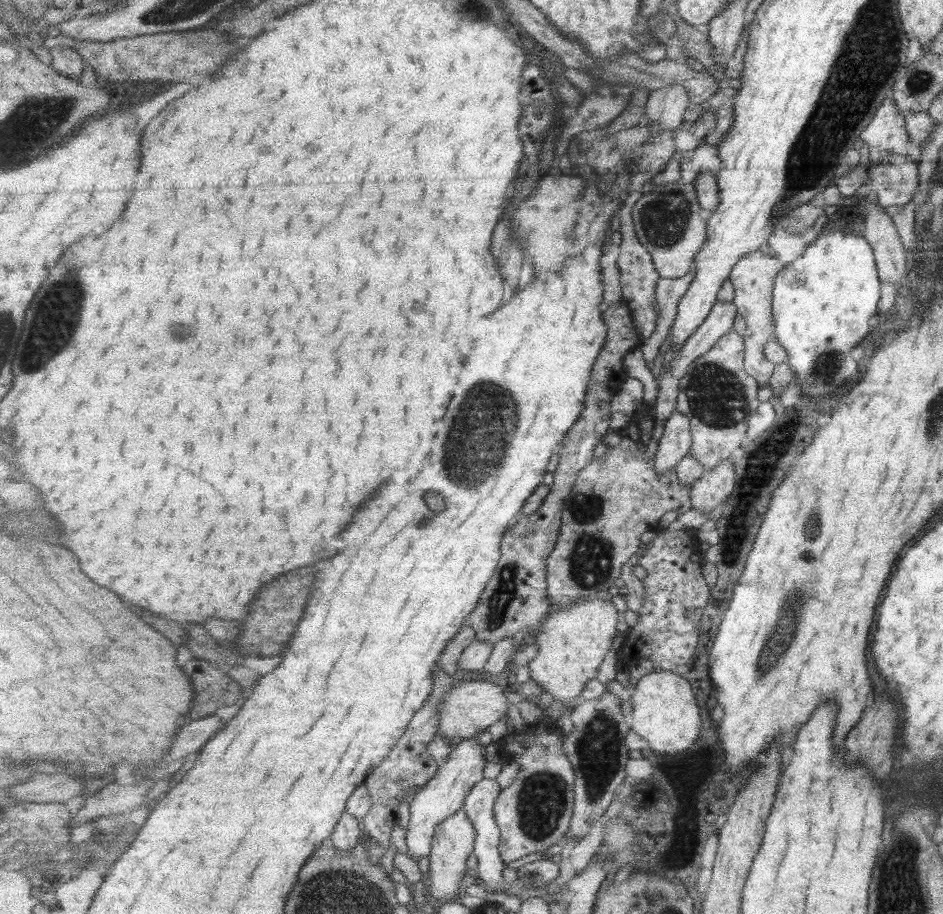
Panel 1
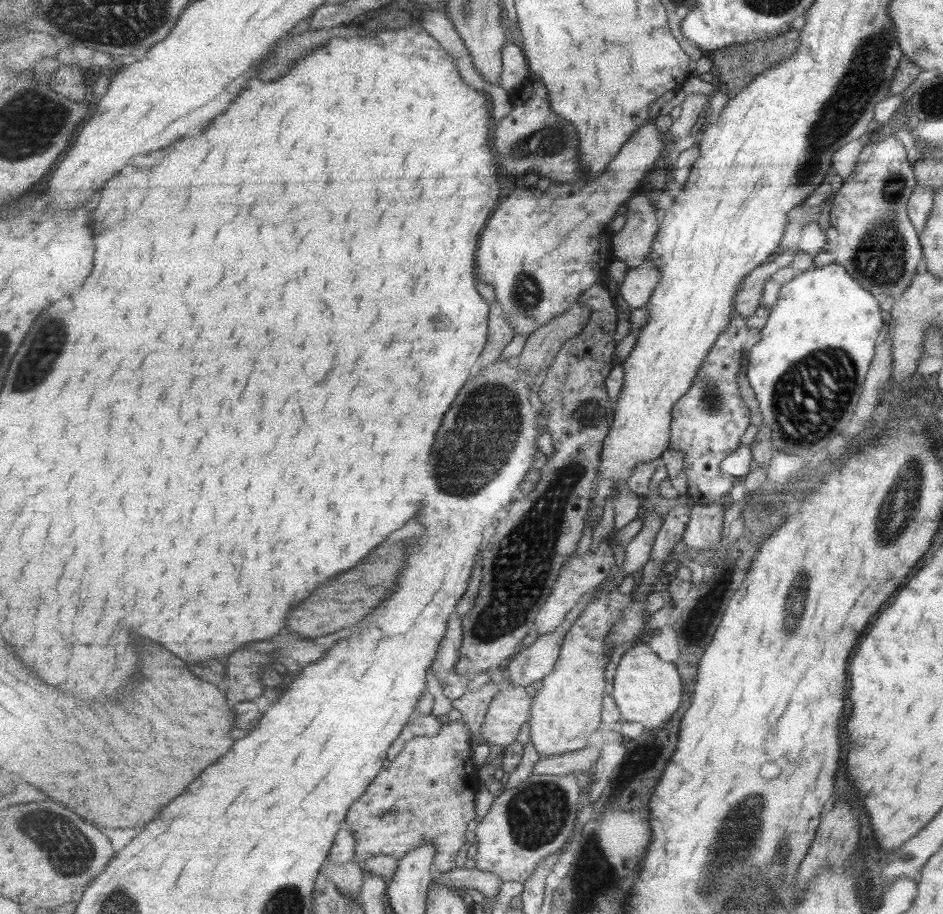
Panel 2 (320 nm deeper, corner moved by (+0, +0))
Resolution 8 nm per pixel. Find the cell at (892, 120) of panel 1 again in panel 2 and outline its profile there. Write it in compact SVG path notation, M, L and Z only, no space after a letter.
M891 134L861 150L854 169L842 180L839 190L833 193L832 204L829 207L829 223L825 230L826 238L820 251L812 257L813 266L817 268L825 264L842 266L863 290L874 296L885 294L894 298L909 286L922 256L922 250L918 232L907 217L907 199L916 182L906 156L901 142Z

